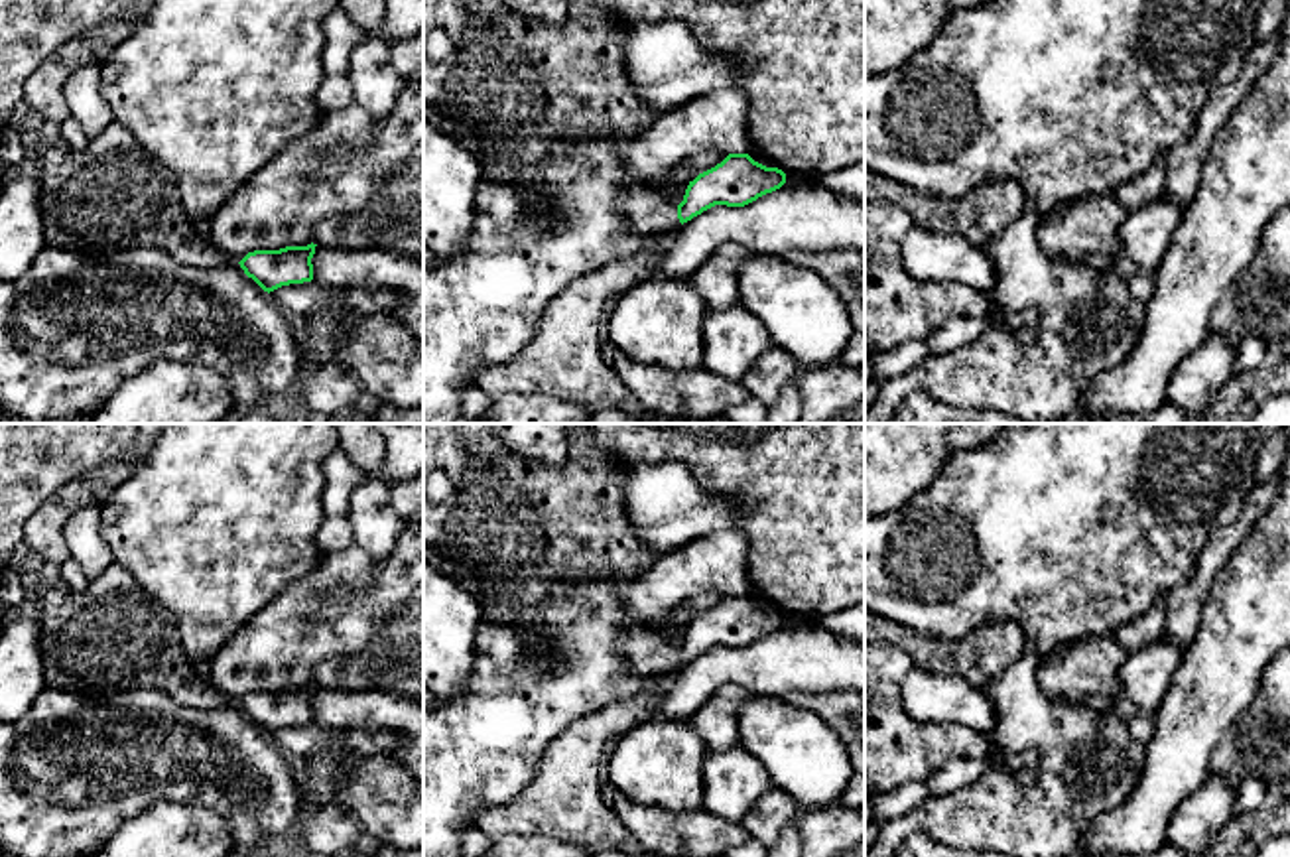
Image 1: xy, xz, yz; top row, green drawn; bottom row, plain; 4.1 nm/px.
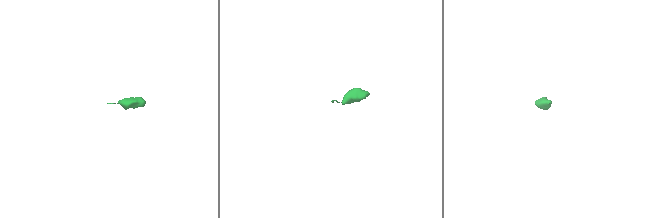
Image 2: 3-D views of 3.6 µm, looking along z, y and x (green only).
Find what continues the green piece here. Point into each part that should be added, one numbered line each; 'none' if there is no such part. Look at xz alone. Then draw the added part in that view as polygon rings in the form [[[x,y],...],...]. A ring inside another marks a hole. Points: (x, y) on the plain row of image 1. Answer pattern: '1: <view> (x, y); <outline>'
1: xz (646, 653); [[[628,626],[622,632],[618,648],[630,670],[640,676],[656,672],[668,674],[681,666],[677,660],[677,644],[670,636],[638,626]]]

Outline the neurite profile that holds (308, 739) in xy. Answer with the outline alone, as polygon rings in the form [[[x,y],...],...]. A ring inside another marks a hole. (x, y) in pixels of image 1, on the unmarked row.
[[[313,721],[303,725],[282,727],[270,733],[270,737],[282,753],[301,757],[303,760],[333,745],[347,745],[362,757],[392,757],[398,749],[396,733],[370,729],[335,731],[319,727]]]

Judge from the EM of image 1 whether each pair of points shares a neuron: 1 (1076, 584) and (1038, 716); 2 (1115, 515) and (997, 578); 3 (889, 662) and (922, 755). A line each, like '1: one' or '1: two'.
1: two
2: one
3: one

